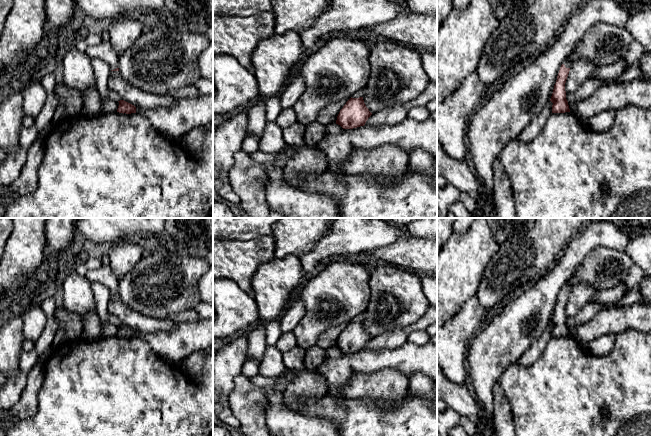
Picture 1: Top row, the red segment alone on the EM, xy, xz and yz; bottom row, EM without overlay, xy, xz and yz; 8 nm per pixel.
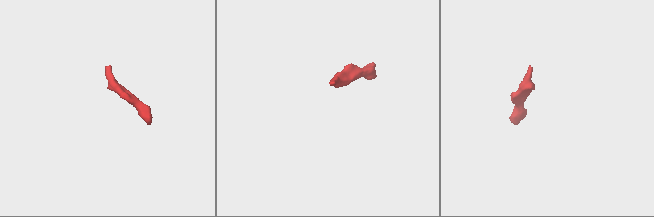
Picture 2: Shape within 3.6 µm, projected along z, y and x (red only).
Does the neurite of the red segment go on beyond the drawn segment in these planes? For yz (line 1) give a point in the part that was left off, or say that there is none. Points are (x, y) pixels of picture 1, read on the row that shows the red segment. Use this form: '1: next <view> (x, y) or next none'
1: next yz (567, 62)

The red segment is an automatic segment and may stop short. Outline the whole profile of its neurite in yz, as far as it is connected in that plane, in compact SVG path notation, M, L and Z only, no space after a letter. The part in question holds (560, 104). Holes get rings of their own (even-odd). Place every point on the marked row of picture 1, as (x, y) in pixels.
M581 41L577 42L573 51L569 54L567 59L563 62L560 67L556 83L554 85L553 93L550 101L552 105L552 113L565 113L570 112L568 101L566 99L565 83L571 67L571 59L574 52L580 46Z

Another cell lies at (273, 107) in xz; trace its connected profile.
M281 93L266 98L265 100L265 112L268 121L275 121L280 112L283 110L280 103Z

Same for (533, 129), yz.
M551 101L531 120L531 122L522 130L518 139L521 142L527 143L534 140L546 126L547 120L552 114Z

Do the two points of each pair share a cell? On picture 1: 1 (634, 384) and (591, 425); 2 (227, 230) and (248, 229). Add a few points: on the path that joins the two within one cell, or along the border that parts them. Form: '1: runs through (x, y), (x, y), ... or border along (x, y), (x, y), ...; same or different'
1: runs through (630, 397), (604, 423); same
2: runs through (232, 229), (243, 229); same

